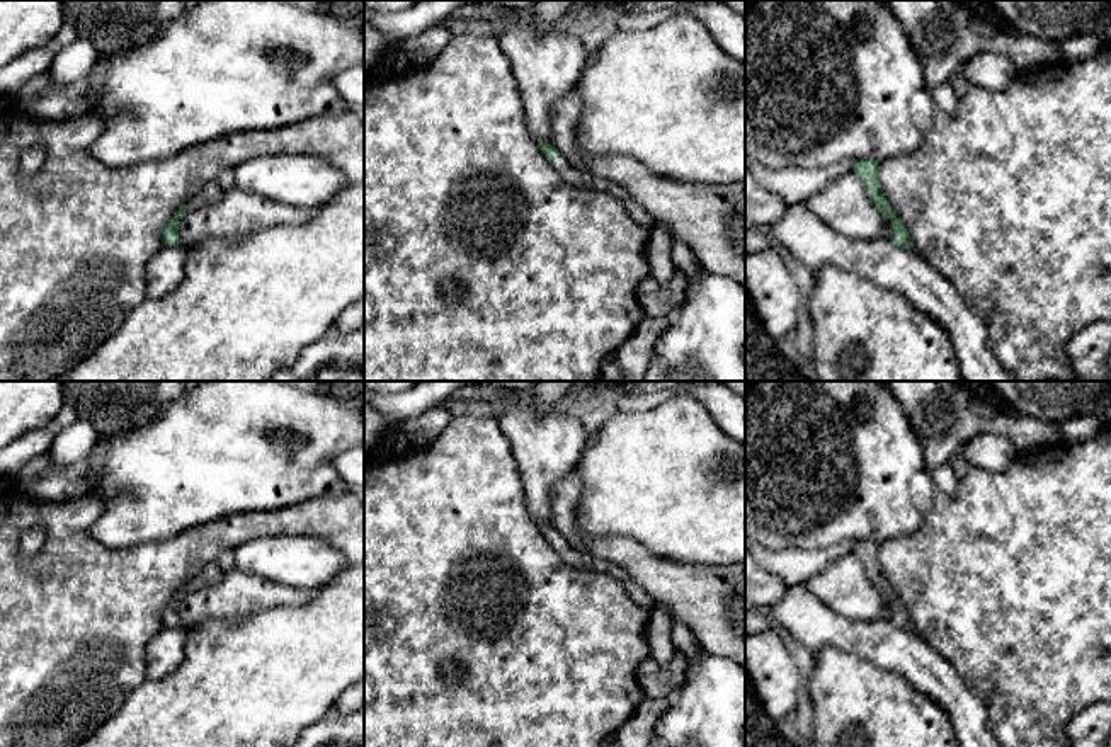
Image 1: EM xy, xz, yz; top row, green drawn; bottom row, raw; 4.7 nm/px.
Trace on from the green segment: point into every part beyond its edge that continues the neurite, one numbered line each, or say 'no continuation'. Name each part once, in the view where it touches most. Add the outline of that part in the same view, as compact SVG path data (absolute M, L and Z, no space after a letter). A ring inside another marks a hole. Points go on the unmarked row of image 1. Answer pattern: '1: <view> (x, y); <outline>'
1: xz (574, 557); M563 536L556 538L553 548L563 558L563 562L573 568L602 572L614 577L636 604L643 606L650 613L655 611L657 602L652 599L652 596L643 587L635 584L628 572L621 567L572 546Z

